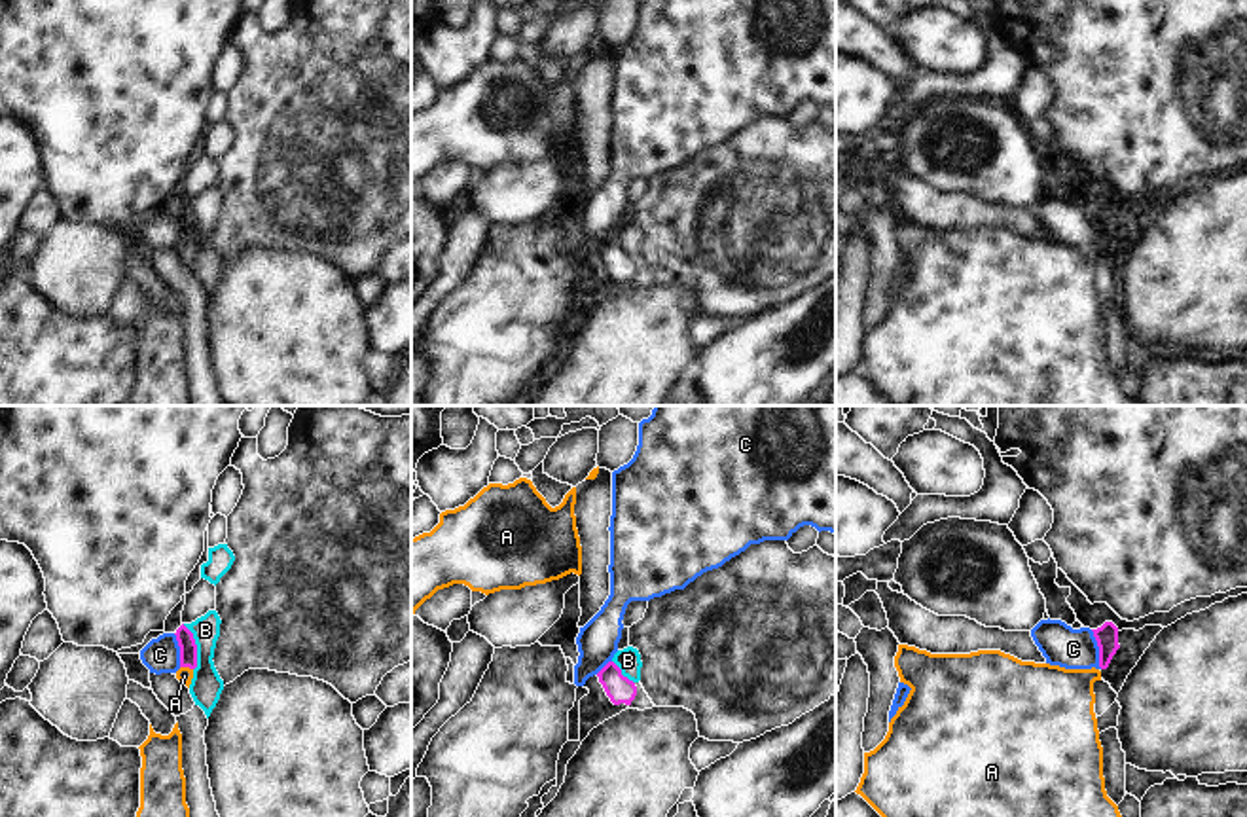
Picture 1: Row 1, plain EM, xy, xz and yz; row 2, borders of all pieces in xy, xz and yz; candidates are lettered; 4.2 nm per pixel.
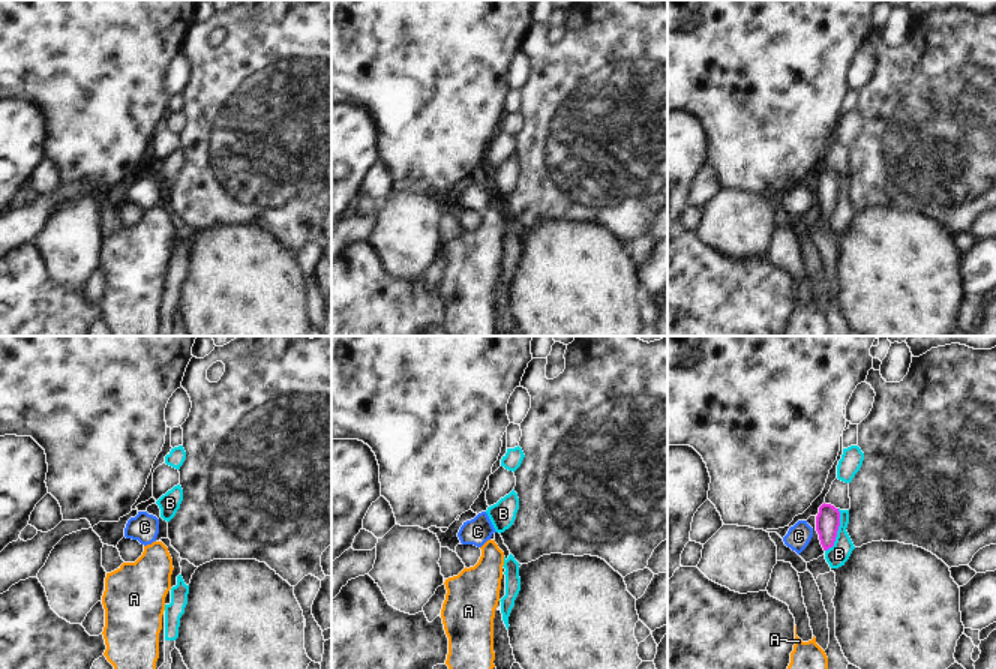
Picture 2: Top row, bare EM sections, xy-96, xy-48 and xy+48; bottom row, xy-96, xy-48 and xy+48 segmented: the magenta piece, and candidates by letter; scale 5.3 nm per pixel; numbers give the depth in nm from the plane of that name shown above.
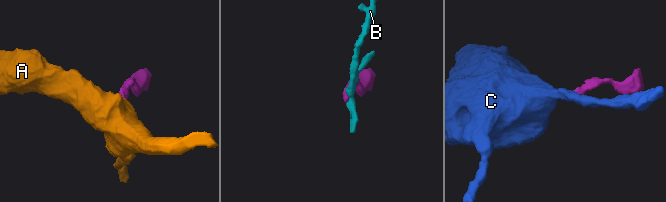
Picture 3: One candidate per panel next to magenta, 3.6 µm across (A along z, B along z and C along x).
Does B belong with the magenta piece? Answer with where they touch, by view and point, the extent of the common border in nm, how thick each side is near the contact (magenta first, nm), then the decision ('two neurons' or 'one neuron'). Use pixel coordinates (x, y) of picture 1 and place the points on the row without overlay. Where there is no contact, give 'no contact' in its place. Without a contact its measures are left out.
meets magenta in xy at (196, 222); contact 200 nm long; 80 nm thick on the magenta side, 140 nm on the other; two neurons

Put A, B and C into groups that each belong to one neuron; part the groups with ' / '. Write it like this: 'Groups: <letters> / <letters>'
Groups: A / B / C.

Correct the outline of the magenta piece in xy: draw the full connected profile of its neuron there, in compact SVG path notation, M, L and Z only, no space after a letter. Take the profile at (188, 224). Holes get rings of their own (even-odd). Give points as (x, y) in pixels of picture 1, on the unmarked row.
M184 199L174 210L180 222L180 245L176 246L176 254L190 263L193 245L197 243L197 220L193 209Z

